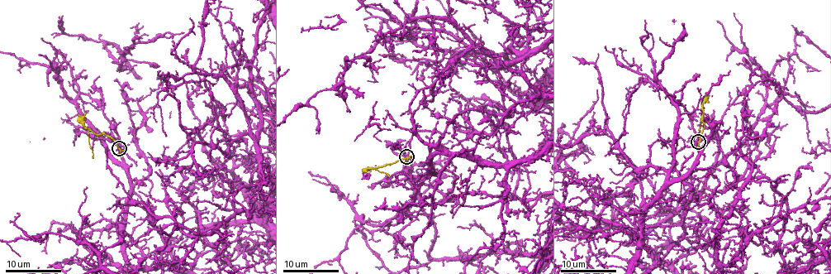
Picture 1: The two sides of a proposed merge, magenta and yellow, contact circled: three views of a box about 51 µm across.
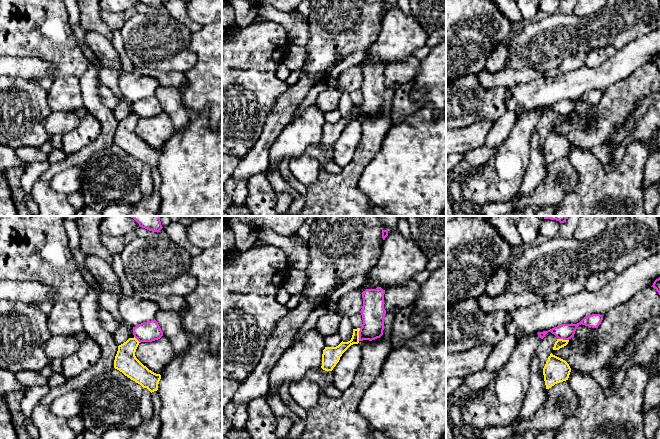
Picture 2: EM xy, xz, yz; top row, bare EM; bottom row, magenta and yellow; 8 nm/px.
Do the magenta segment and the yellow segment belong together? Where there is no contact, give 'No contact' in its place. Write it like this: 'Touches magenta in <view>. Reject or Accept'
Touches magenta in xz. Reject

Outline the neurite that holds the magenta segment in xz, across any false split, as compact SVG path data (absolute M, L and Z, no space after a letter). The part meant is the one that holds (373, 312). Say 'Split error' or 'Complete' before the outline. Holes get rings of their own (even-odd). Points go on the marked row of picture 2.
Complete. M381 287L366 289L362 292L363 306L360 311L363 324L359 331L359 341L375 340L383 335L385 290Z

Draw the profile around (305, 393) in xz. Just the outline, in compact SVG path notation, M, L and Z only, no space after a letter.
M305 377L292 382L286 388L290 398L307 412L316 407L320 391L317 384Z

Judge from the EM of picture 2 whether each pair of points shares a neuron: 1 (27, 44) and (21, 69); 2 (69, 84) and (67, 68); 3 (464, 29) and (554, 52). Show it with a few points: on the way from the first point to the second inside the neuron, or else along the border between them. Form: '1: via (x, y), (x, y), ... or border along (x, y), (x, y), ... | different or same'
1: border along (10, 56), (36, 57), (47, 62) | different
2: border along (78, 78), (75, 76), (63, 76), (53, 79) | different
3: border along (511, 32), (504, 43) | different

